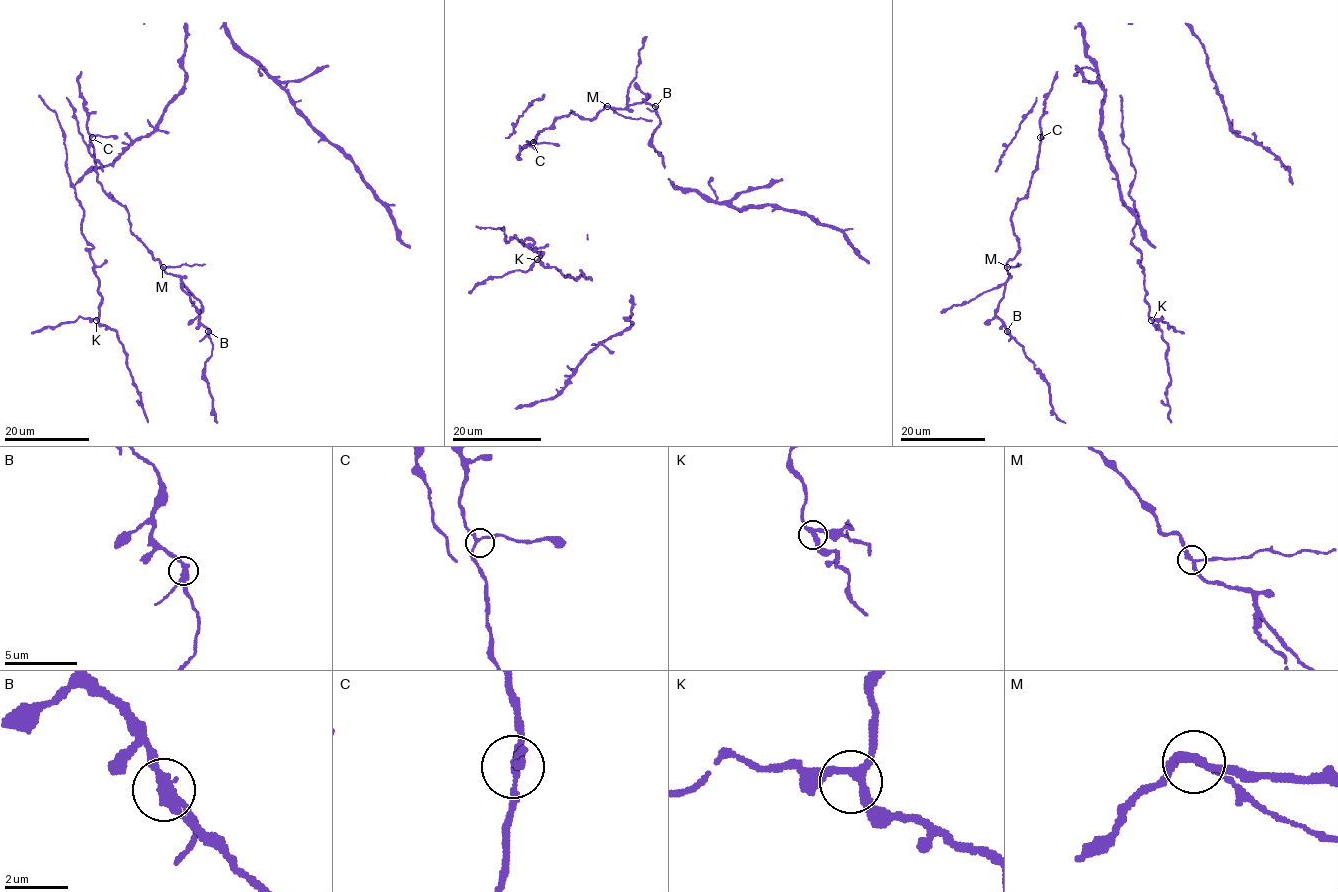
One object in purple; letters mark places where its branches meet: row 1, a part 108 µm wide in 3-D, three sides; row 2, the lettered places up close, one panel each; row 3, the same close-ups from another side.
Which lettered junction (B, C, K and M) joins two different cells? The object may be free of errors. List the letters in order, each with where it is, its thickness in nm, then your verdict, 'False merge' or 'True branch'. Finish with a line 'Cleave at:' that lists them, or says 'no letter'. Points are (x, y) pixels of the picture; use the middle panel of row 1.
B: Place: (655, 106). Thickness 240 nm. True branch
C: Place: (533, 142). Thickness 190 nm. True branch
K: Place: (537, 259). Thickness 260 nm. True branch
M: Place: (607, 106). Thickness 200 nm. False merge
Cleave at: M

